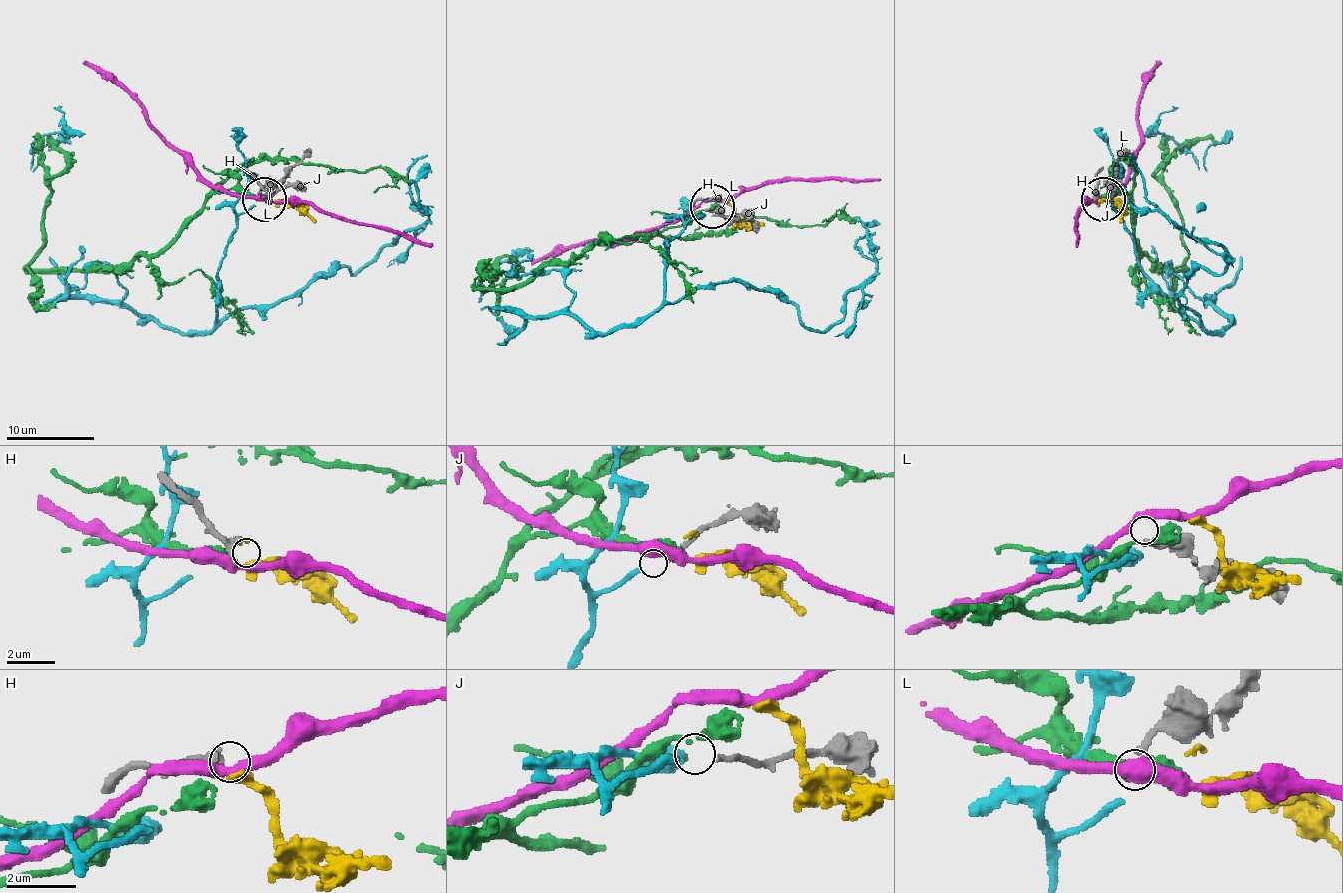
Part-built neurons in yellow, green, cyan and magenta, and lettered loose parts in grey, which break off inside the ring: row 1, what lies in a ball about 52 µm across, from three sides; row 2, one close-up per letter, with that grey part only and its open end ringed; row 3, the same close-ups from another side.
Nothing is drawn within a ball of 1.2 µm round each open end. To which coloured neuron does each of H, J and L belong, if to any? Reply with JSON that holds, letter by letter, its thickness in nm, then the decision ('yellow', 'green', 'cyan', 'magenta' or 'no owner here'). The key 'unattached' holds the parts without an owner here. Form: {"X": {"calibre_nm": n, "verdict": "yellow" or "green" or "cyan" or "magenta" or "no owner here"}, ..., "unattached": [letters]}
{"H": {"calibre_nm": 360, "verdict": "yellow"}, "J": {"calibre_nm": 170, "verdict": "cyan"}, "L": {"calibre_nm": 60, "verdict": "no owner here"}, "unattached": ["L"]}

